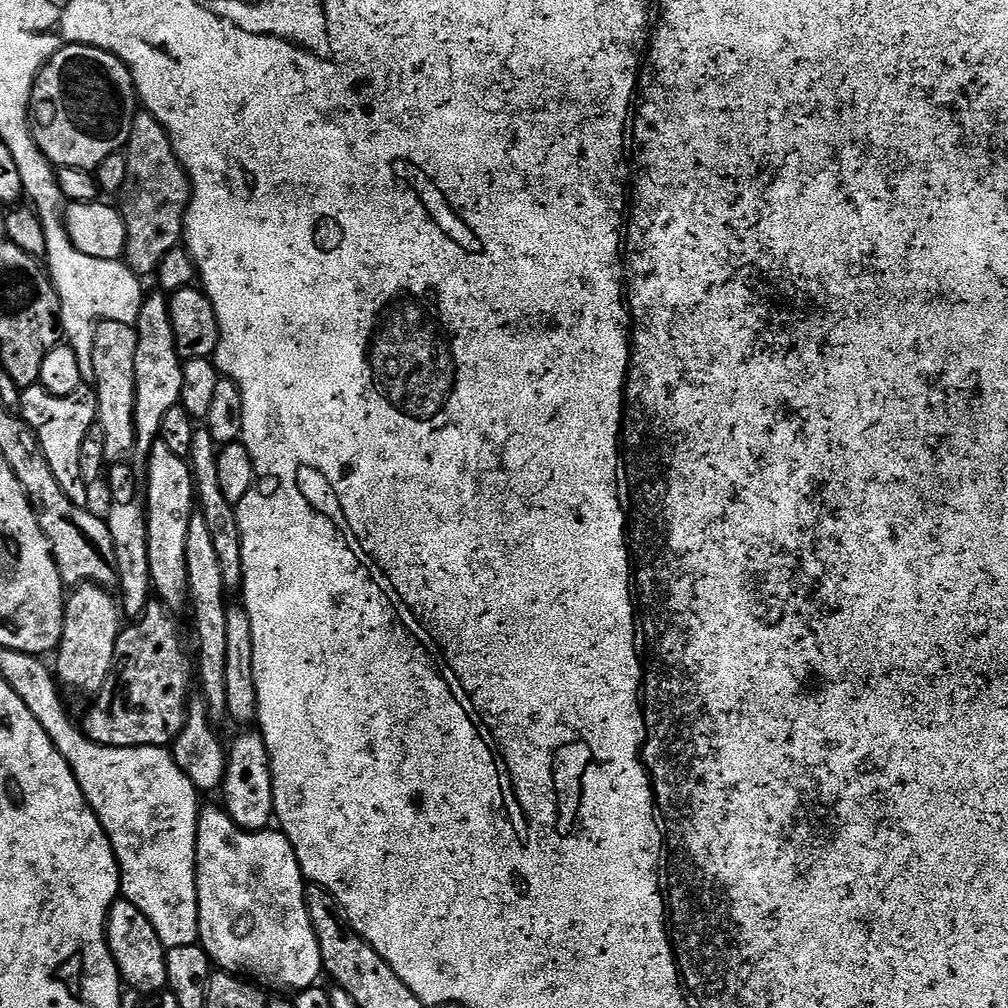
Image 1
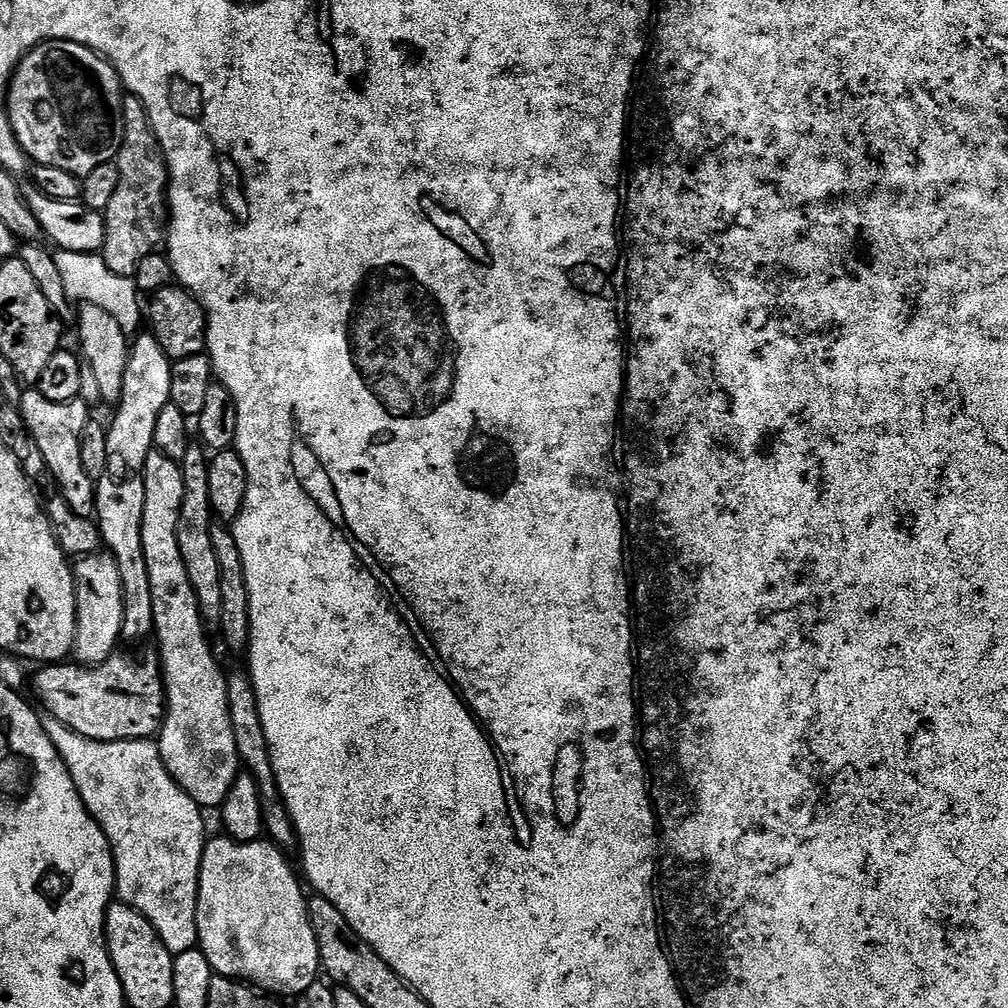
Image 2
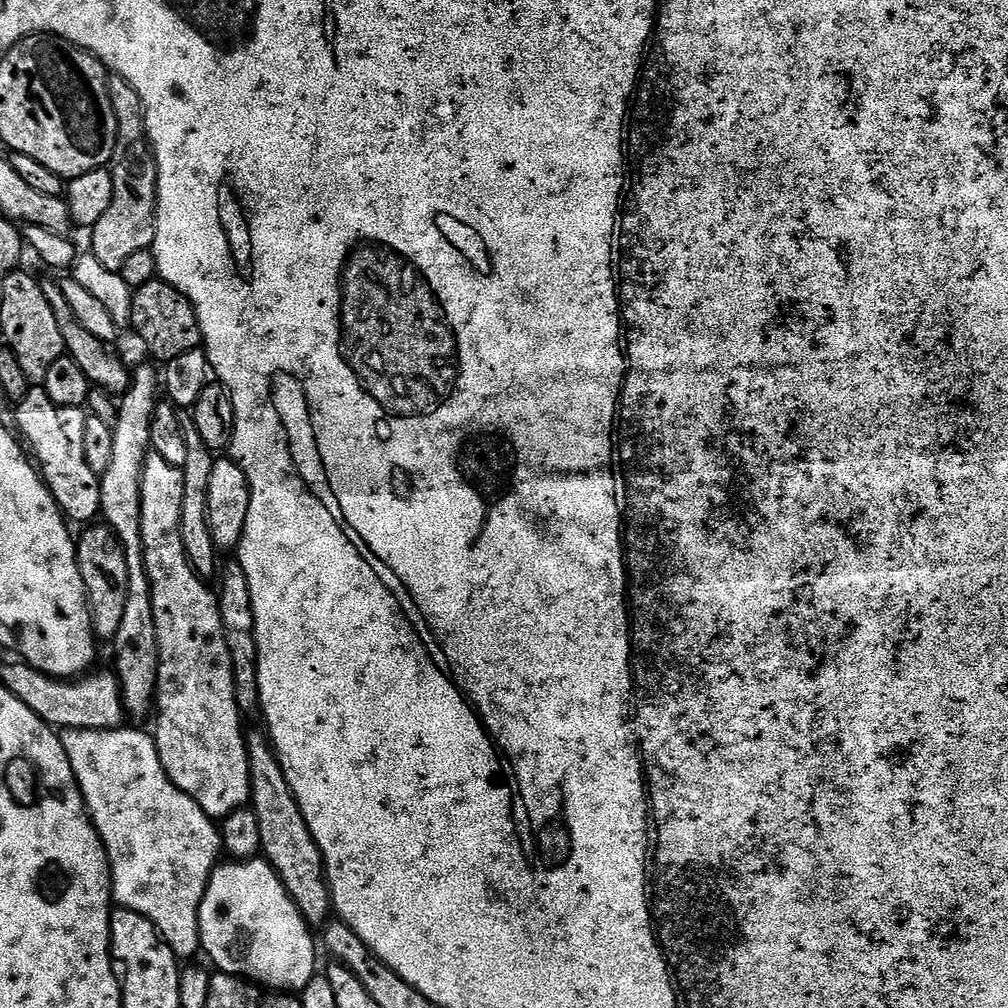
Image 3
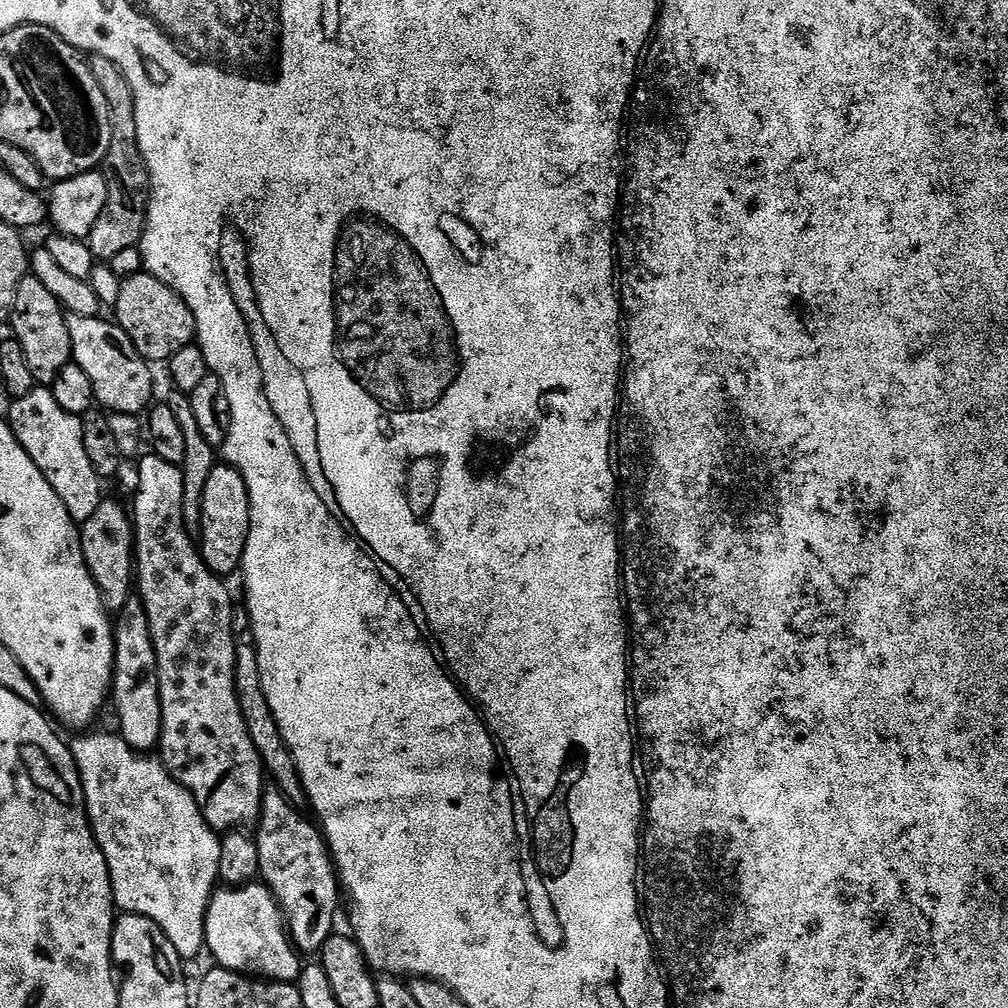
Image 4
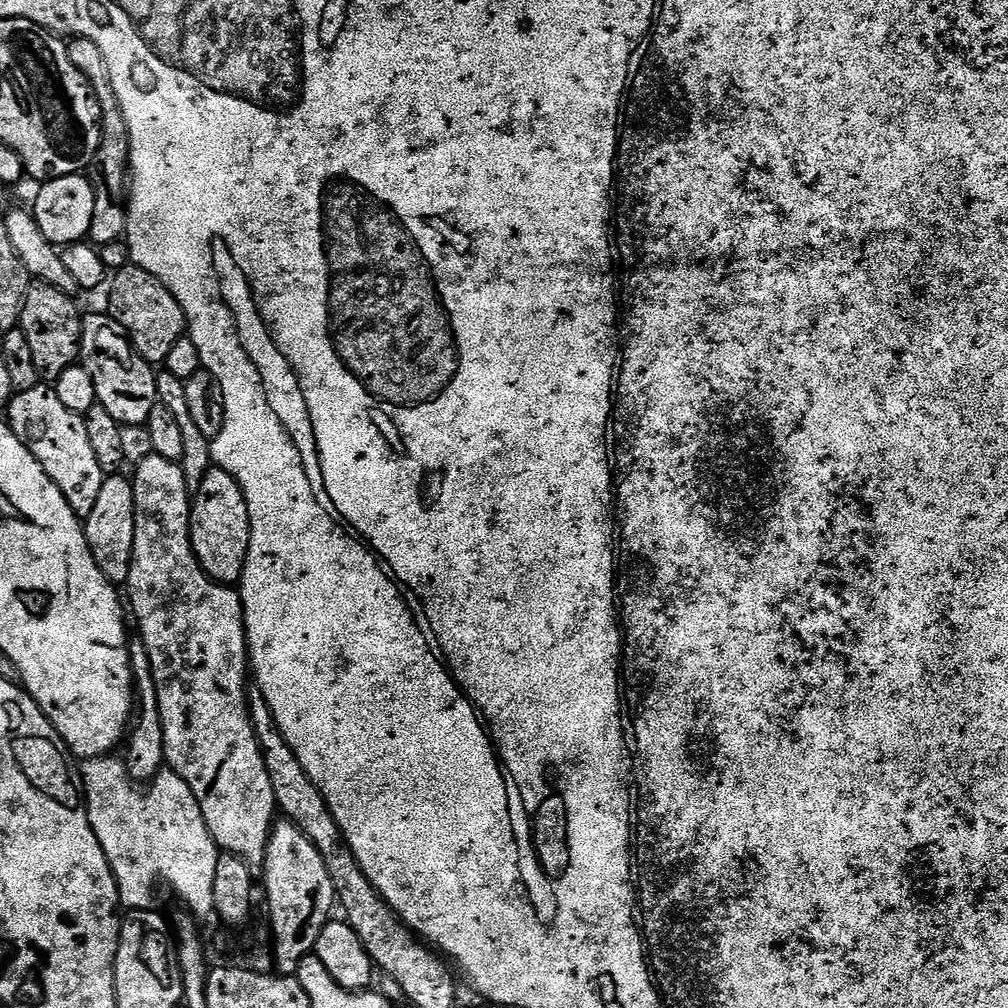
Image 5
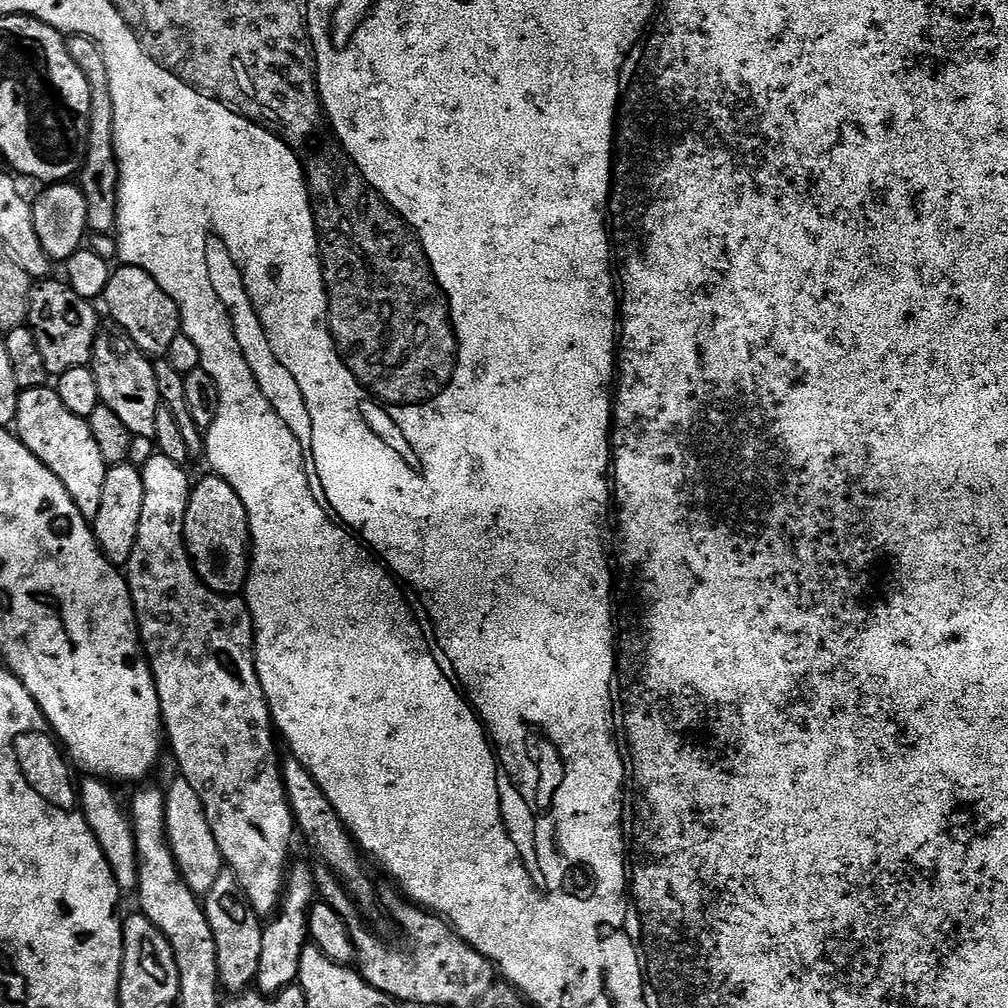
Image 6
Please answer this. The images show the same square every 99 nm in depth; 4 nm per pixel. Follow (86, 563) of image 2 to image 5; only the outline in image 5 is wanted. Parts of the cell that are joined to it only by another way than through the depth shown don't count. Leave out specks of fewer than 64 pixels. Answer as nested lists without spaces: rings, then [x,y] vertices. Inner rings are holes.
[[[124,474],[105,476],[94,510],[90,513],[90,518],[83,521],[83,526],[88,545],[94,554],[94,562],[98,562],[98,570],[102,570],[102,574],[106,574],[109,582],[117,586],[127,585],[128,582],[134,554],[135,521],[134,490],[131,479]]]

